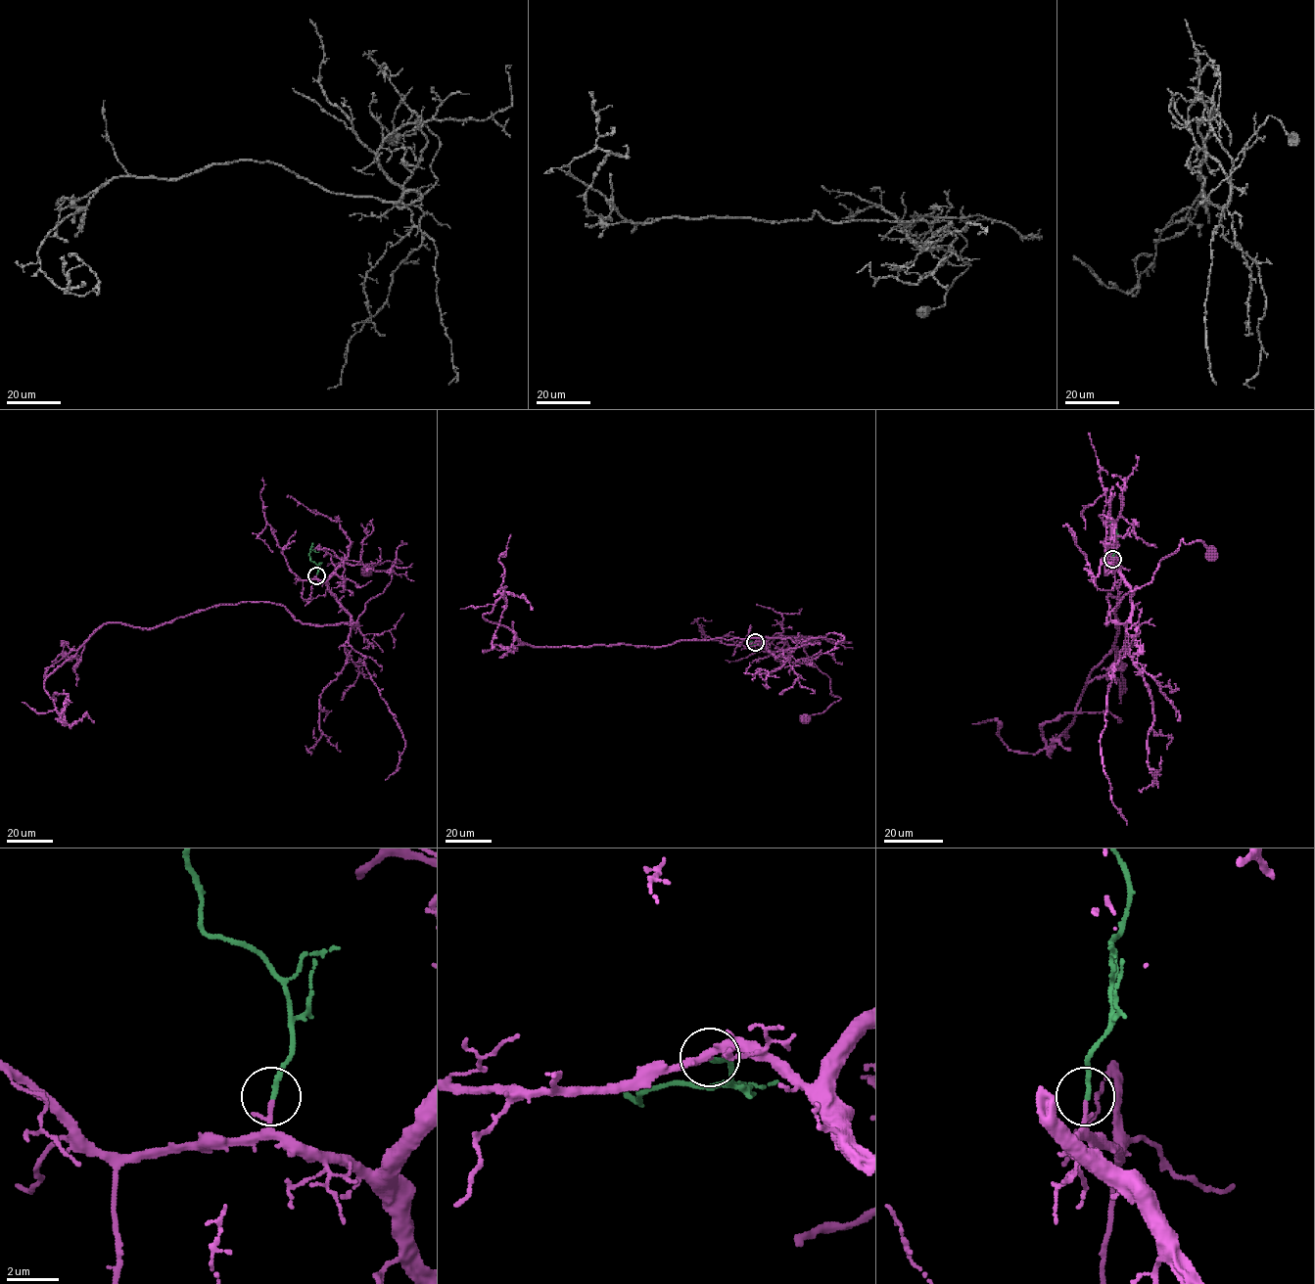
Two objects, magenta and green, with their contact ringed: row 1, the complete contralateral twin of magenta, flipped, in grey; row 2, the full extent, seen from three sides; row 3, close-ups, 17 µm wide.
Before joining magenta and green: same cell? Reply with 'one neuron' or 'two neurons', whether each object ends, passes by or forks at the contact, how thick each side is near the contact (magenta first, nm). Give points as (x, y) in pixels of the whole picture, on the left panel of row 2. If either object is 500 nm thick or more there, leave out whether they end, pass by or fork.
one neuron; magenta passes by; green ends there; 120 nm thick on the magenta side, 180 nm on the other

